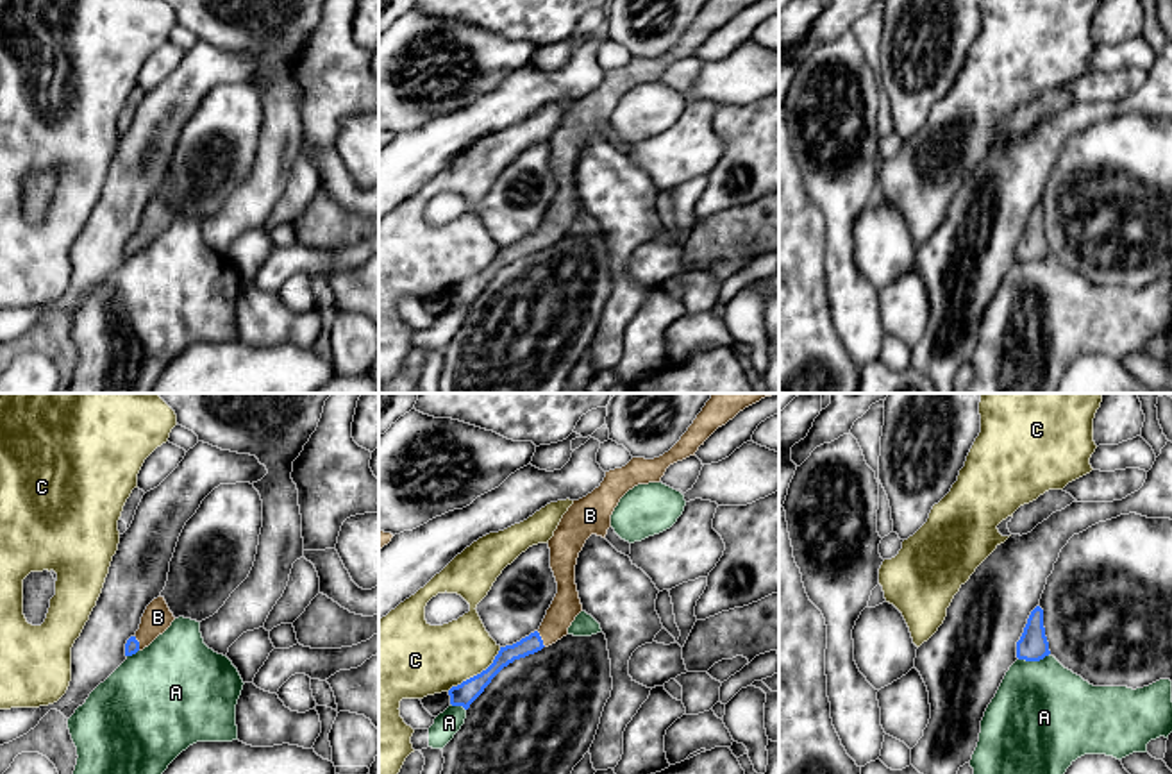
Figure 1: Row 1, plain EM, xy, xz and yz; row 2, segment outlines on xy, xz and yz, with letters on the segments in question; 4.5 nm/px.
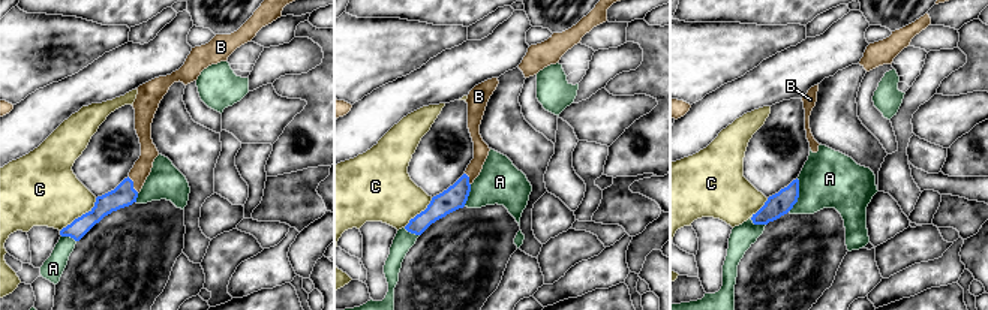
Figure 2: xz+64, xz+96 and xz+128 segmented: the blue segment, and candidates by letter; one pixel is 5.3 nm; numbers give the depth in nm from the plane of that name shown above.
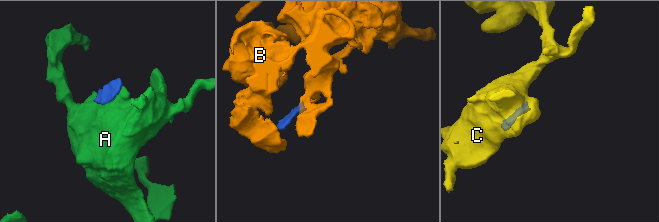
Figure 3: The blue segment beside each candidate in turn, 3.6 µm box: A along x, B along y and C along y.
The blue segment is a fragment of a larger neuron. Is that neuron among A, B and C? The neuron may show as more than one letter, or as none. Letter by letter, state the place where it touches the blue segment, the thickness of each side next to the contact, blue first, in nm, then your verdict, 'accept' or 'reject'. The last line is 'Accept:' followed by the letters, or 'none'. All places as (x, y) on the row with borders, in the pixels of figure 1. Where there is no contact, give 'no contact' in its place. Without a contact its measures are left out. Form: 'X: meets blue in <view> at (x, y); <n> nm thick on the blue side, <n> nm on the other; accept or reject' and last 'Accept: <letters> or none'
A: meets blue in yz at (1033, 660); 140 nm thick on the blue side, 460 nm on the other; reject
B: meets blue in xz at (540, 639); 90 nm thick on the blue side, 130 nm on the other; accept
C: meets blue in xz at (477, 674); 100 nm thick on the blue side, 320 nm on the other; reject
Accept: B

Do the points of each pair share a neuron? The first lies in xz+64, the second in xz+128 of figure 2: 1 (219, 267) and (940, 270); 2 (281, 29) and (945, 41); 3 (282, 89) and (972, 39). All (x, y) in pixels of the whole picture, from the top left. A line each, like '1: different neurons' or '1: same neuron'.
1: different neurons
2: same neuron
3: same neuron

